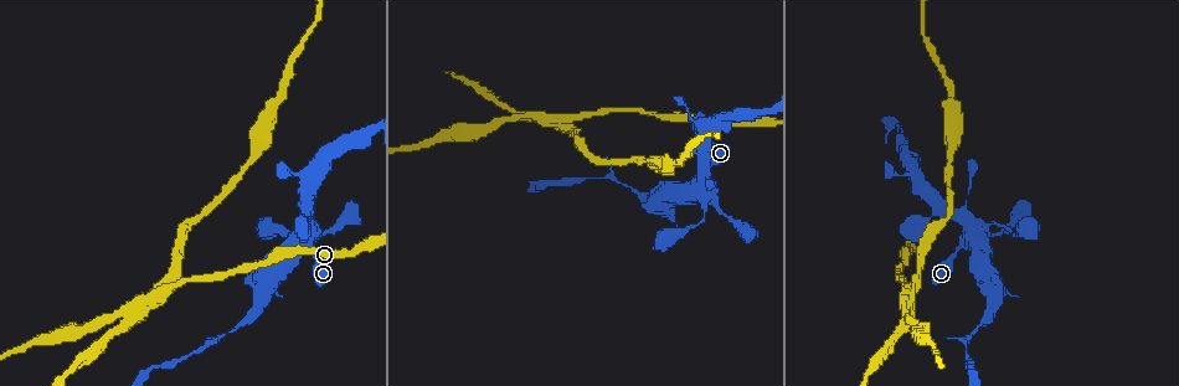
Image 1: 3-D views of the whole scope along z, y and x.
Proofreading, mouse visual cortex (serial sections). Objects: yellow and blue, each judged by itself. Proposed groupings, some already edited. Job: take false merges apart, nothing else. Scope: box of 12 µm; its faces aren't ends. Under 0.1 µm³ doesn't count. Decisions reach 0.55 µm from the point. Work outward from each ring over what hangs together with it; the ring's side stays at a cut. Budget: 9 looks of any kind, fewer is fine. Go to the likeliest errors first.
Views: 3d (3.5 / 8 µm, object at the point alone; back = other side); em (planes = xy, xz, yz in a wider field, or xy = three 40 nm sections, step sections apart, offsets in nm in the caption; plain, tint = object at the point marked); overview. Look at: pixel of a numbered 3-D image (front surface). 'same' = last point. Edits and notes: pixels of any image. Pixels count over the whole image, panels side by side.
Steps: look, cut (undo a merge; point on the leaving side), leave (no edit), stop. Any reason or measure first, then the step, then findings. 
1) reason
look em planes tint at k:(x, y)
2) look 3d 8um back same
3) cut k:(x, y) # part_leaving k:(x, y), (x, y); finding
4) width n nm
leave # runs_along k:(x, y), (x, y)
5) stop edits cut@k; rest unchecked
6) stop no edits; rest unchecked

two arms in line, one across
look 3d 3.5um at 1:(145, 300)

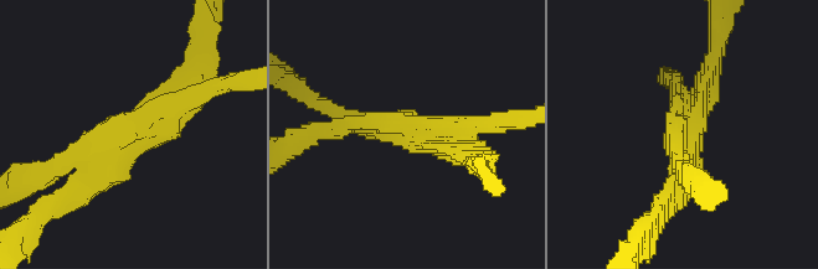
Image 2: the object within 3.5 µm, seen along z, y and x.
arms 3; arm_widths 250, 250, 300 nm
look em xy step 5 tint at 2:(678, 133)

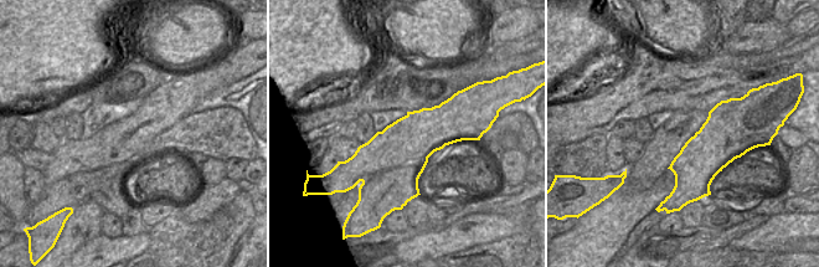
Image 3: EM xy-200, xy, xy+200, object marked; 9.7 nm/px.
cut 2:(45, 206) # a second cell is stuck on

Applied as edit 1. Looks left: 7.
see it whole again
look overview

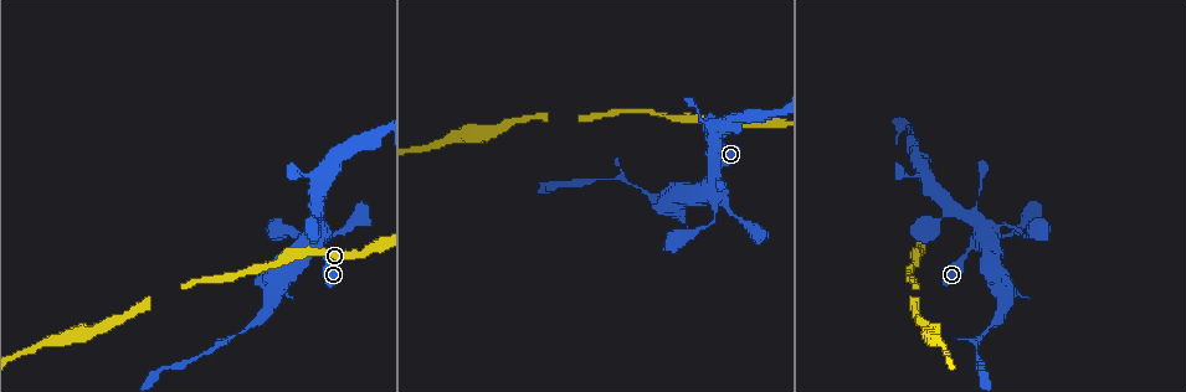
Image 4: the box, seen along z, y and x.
narrows sharply
look 3d 3.5um at 4:(719, 197)

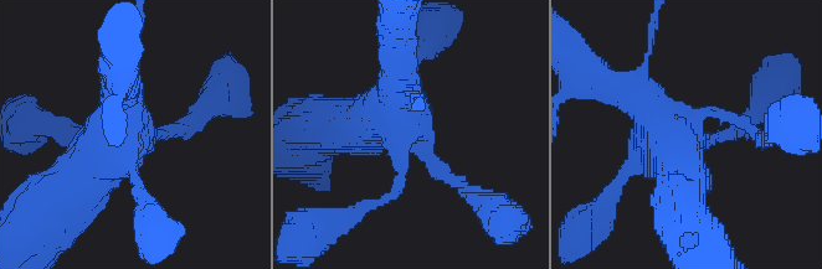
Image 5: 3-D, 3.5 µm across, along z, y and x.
now the EM
look em xy step 2 tint at 5:(414, 135)

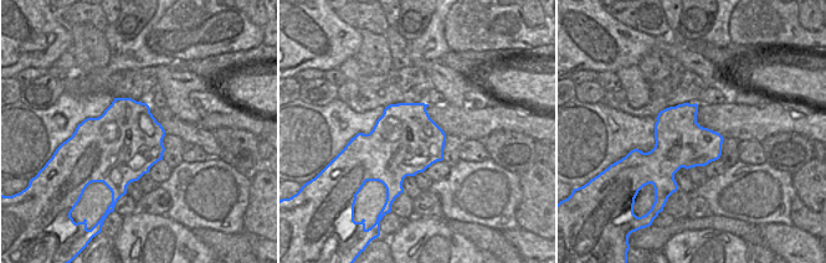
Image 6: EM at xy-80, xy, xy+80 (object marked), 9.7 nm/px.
width 650 nm
leave # runs_along 5:(417, 56), (399, 104), (329, 127); one cell here

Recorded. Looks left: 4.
abrupt turn
look 3d 3.5um at 4:(1004, 291)

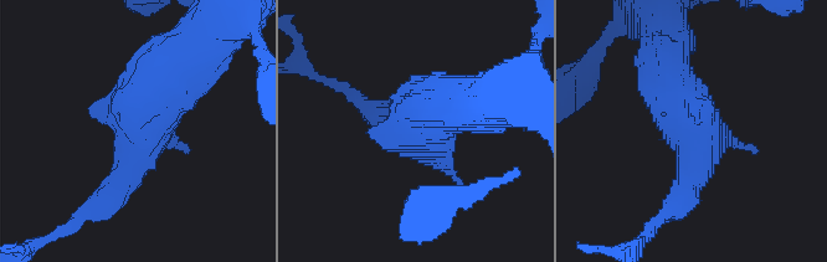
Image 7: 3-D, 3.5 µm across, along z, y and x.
look em xy step 3 tint at 7:(698, 131)

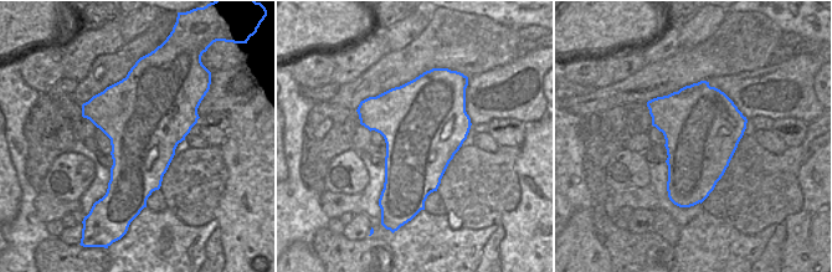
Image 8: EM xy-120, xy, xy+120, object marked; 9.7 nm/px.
width 850 nm
leave # runs_along 7:(174, 61), (109, 199); continuous, no second cell

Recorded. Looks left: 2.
abrupt turn
look 3d 3.5um at 4:(278, 228)

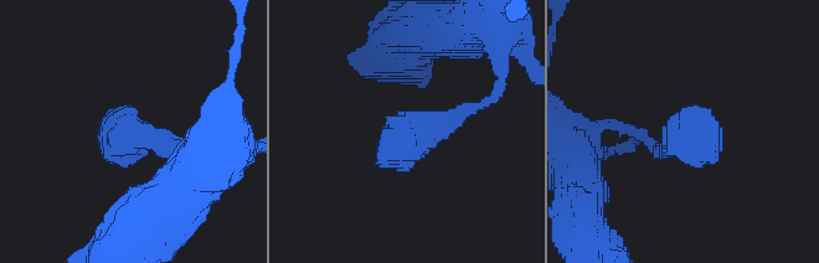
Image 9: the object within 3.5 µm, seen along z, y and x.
now the EM
look em planes tint at 9:(124, 134)

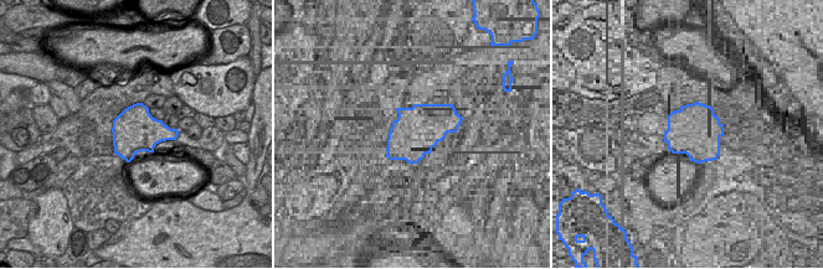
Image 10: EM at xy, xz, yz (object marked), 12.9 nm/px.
leave # one cell here

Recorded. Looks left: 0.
stop edits cut@2; rest unchecked

